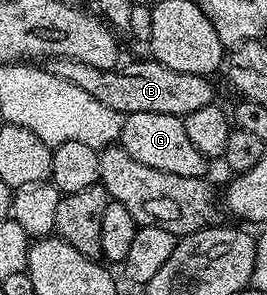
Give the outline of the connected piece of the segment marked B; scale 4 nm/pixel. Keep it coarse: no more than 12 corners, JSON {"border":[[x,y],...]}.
{"border":[[152,58],[126,68],[58,59],[57,75],[122,114],[184,118],[210,77]]}

